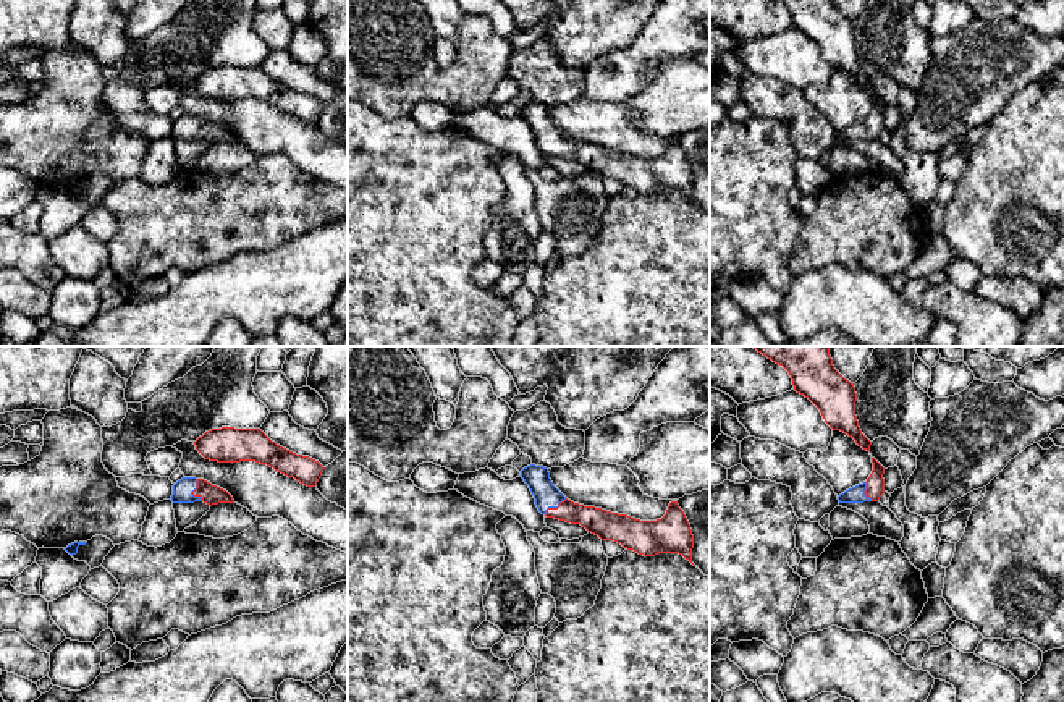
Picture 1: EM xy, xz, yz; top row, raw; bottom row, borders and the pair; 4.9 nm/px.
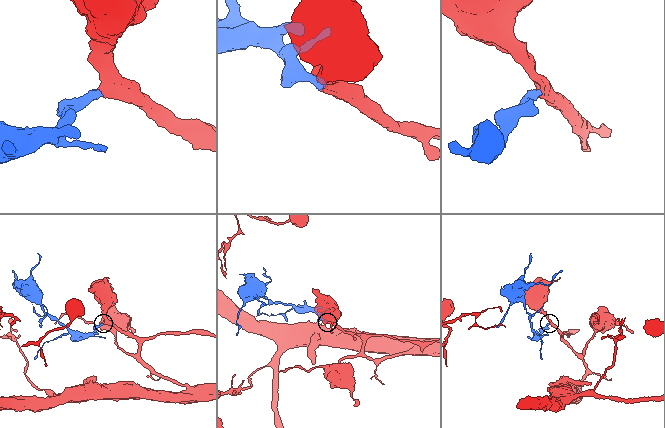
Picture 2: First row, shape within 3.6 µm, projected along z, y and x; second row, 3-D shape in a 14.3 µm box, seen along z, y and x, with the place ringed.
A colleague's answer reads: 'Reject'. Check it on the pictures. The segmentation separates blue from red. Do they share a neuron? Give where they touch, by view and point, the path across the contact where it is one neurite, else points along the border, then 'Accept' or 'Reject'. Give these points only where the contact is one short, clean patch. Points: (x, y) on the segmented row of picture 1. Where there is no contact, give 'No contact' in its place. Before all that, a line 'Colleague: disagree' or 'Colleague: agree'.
Colleague: disagree
Touches blue at xy (193, 490). Path across: xy (183, 489), (193, 490), (211, 494). Accept

